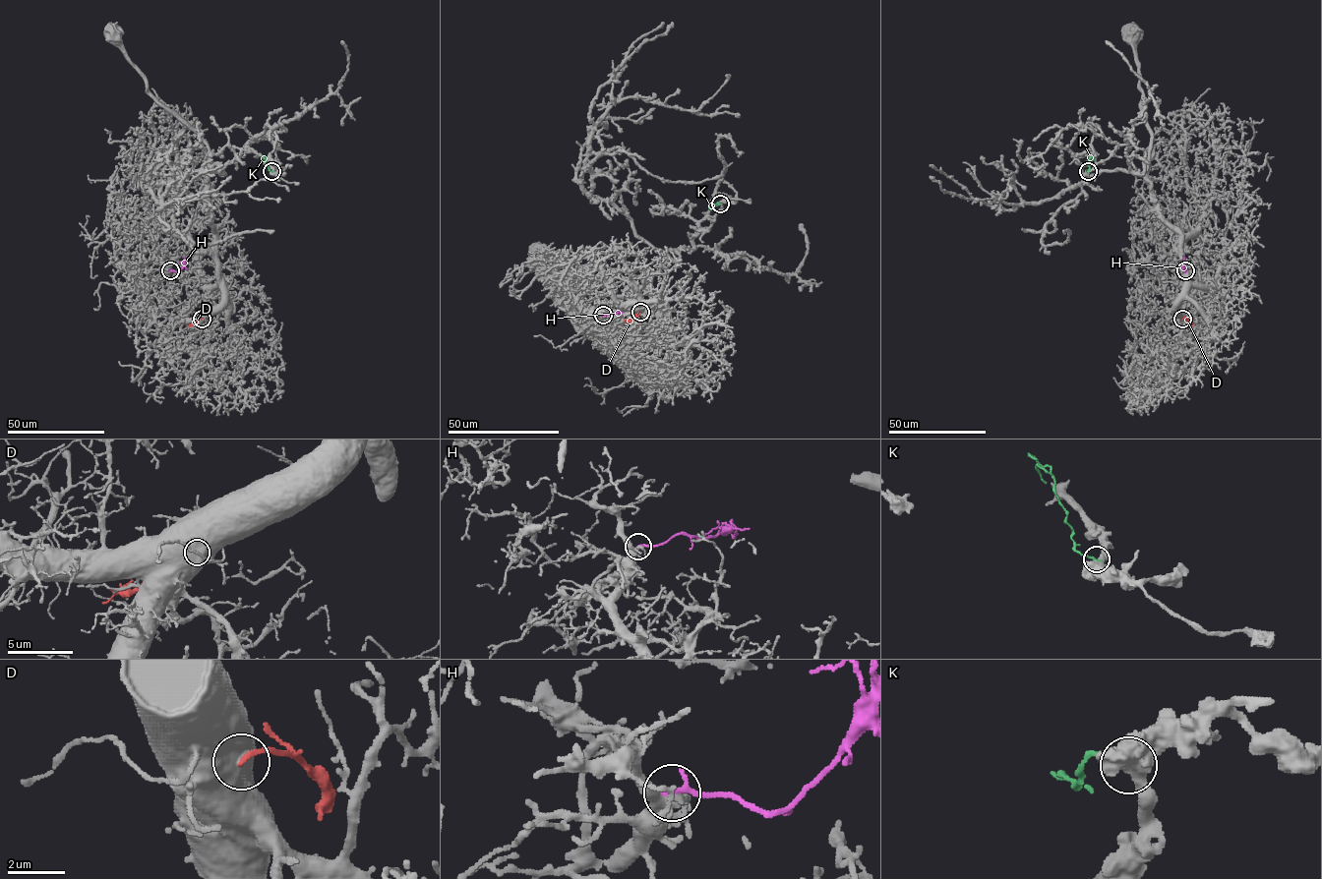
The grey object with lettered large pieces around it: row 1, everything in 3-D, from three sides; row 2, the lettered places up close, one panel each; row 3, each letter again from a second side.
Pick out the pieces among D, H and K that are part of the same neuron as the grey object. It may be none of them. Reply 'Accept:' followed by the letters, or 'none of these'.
Accept: none of these

